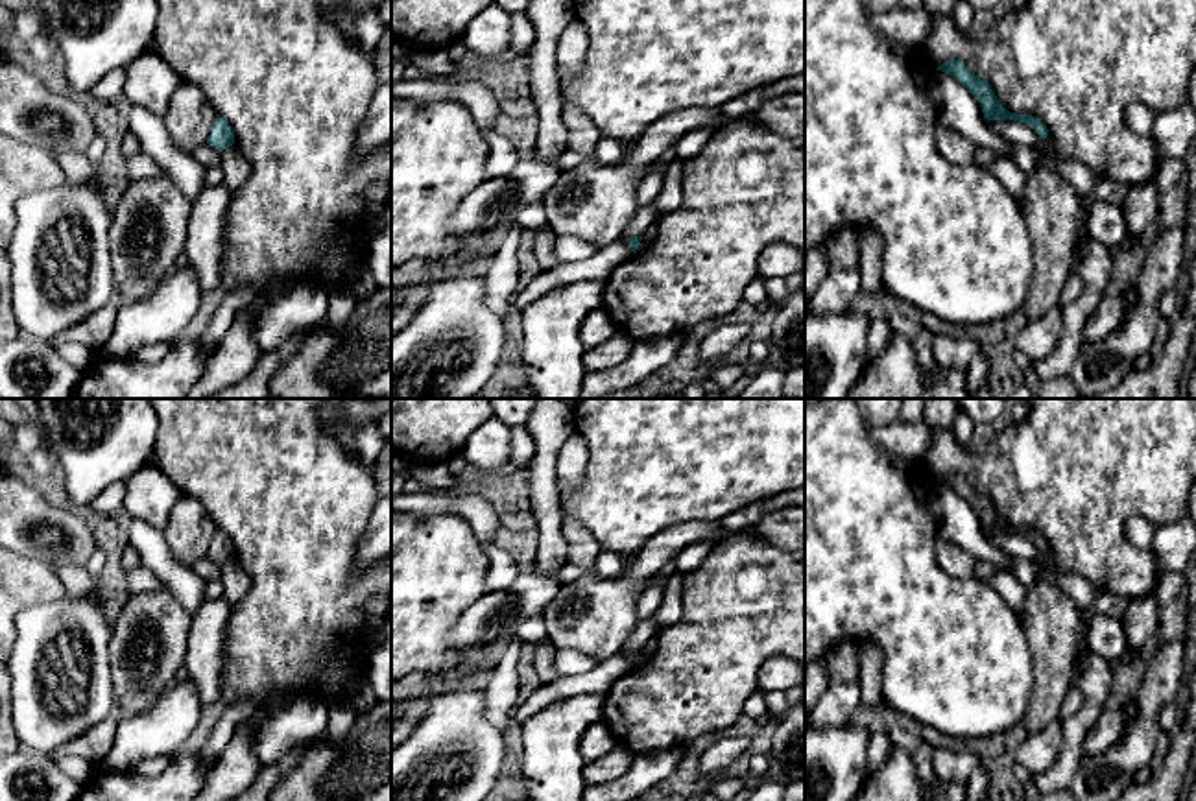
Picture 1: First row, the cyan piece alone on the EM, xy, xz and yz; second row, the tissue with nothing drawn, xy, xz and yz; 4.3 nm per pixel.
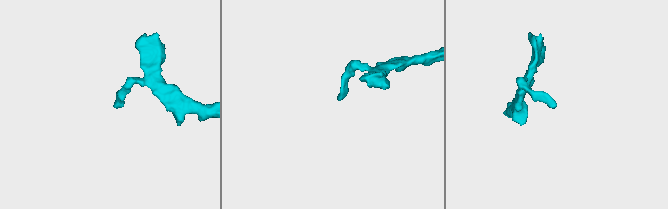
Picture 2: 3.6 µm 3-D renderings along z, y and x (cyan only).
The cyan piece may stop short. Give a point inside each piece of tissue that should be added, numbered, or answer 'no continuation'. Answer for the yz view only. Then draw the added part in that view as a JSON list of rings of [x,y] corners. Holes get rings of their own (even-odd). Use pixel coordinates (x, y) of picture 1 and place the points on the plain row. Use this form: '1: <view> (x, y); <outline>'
no continuation

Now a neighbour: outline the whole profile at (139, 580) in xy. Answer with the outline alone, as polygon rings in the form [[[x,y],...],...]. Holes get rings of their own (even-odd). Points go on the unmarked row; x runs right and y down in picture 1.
[[[142,565],[138,568],[127,570],[126,572],[126,581],[129,587],[129,592],[148,592],[148,591],[157,591],[162,581],[148,568]]]

